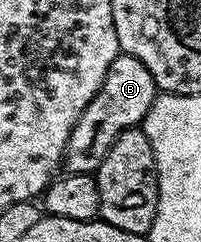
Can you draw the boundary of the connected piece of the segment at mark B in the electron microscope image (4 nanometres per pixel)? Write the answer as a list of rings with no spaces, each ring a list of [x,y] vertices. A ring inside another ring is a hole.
[[[122,54],[113,58],[105,74],[105,82],[101,90],[97,90],[93,102],[85,106],[81,118],[77,118],[77,126],[73,126],[73,134],[69,134],[65,153],[66,171],[88,174],[96,172],[105,154],[109,154],[115,139],[125,130],[142,125],[156,95],[157,89],[153,82],[153,74],[149,74],[149,70],[145,70],[145,66],[137,62],[137,58]]]

